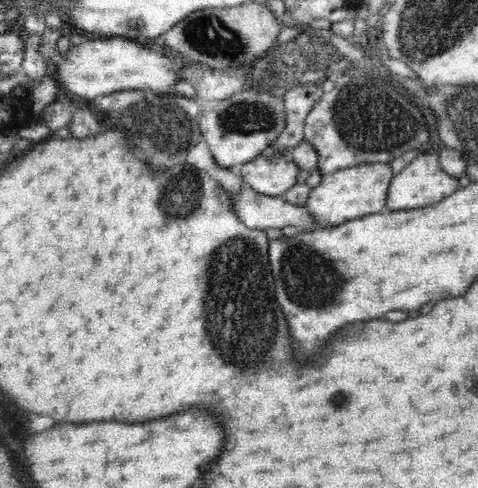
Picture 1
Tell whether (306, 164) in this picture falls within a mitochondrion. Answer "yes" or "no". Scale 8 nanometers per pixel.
no

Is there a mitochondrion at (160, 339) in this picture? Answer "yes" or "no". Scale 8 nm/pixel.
no

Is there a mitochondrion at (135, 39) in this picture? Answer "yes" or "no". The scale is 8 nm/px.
no

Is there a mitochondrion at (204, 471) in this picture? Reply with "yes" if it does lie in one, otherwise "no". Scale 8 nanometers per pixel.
no

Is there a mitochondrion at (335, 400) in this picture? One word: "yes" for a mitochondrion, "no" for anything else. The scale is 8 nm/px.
yes

